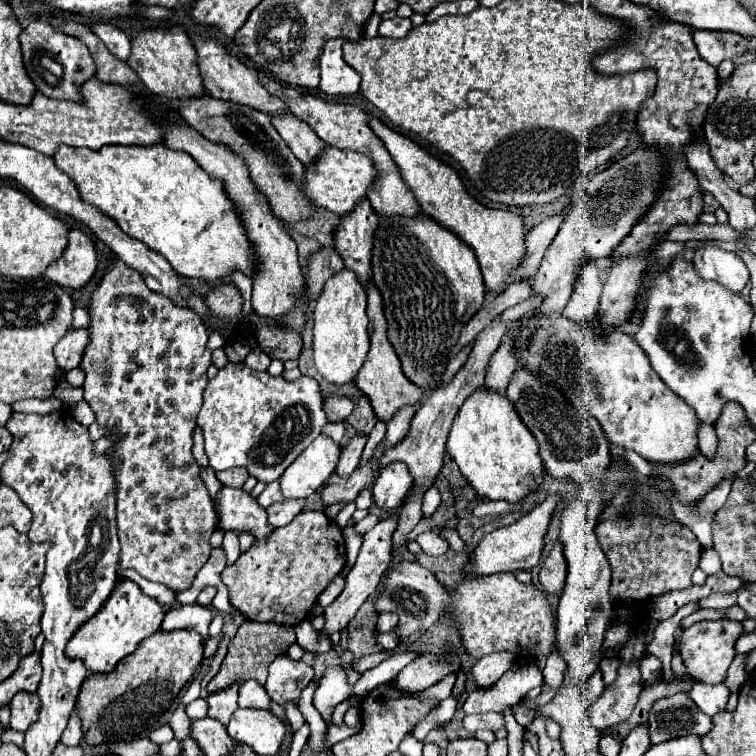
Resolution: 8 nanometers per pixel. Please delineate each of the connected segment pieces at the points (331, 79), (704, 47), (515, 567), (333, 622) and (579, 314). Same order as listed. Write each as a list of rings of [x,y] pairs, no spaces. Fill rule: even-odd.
[[[345,37],[329,39],[321,55],[321,91],[329,97],[353,95],[359,89],[361,75],[343,61]]]
[[[693,31],[693,41],[699,49],[699,55],[713,67],[723,59],[741,63],[751,51],[741,35],[729,31]]]
[[[561,493],[549,495],[539,507],[535,507],[531,513],[523,515],[509,527],[501,527],[481,539],[481,543],[475,547],[475,565],[467,565],[467,573],[475,575],[493,575],[501,571],[531,571],[541,561],[541,551],[545,547],[545,535],[551,523],[551,517],[557,509],[557,503],[561,501]]]
[[[387,517],[387,519],[379,521],[371,531],[367,531],[363,535],[363,547],[361,547],[361,551],[357,555],[355,565],[351,567],[349,575],[345,577],[343,593],[331,605],[325,607],[325,613],[323,613],[325,615],[325,627],[323,627],[323,631],[319,631],[319,635],[329,635],[331,637],[335,631],[345,629],[349,625],[349,621],[355,617],[357,609],[367,601],[367,597],[371,593],[375,593],[381,575],[385,573],[385,569],[391,563],[391,545],[393,545],[391,537],[393,537],[395,529],[397,529],[397,519],[395,517]]]
[[[591,261],[591,265],[585,265],[577,277],[575,283],[575,291],[571,301],[567,303],[567,307],[561,311],[563,317],[573,319],[581,325],[591,325],[593,327],[593,315],[595,315],[595,305],[599,301],[601,295],[601,279],[597,275],[595,263]]]

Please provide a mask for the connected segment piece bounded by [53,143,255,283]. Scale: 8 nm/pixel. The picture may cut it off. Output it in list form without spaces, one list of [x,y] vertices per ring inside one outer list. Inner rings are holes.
[[[61,143],[53,155],[55,165],[63,169],[79,191],[79,197],[97,207],[107,217],[115,219],[117,225],[129,235],[143,241],[149,249],[161,253],[171,267],[185,277],[193,277],[199,281],[217,281],[229,275],[233,269],[243,271],[245,275],[253,275],[253,251],[251,243],[245,237],[245,229],[231,205],[229,197],[223,191],[223,183],[219,179],[211,179],[197,161],[183,153],[171,151],[163,143],[159,145],[103,145],[99,151],[69,147]]]

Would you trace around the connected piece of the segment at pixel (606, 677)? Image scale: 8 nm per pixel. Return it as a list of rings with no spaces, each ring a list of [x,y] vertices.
[[[609,657],[609,659],[603,659],[599,663],[601,671],[603,671],[603,681],[605,683],[611,683],[611,679],[615,679],[615,669],[617,669],[617,657]]]

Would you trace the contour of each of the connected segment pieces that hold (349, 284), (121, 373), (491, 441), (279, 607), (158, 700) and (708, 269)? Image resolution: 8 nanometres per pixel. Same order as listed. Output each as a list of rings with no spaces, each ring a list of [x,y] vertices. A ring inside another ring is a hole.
[[[349,269],[343,273],[337,273],[337,277],[331,277],[327,281],[317,305],[315,305],[315,325],[313,325],[313,359],[317,371],[323,375],[323,379],[345,385],[355,379],[359,373],[367,351],[369,351],[369,335],[367,335],[367,297],[363,285],[357,281],[357,275]]]
[[[115,261],[105,277],[101,279],[97,291],[91,295],[91,305],[89,305],[89,313],[91,313],[91,325],[89,325],[89,333],[91,333],[91,343],[85,349],[83,361],[81,361],[81,369],[85,371],[85,383],[83,383],[83,391],[85,391],[85,401],[89,403],[89,407],[95,411],[97,423],[105,425],[105,437],[113,439],[111,445],[111,455],[115,457],[115,463],[111,469],[115,469],[115,483],[117,483],[117,527],[119,527],[119,541],[121,541],[121,553],[119,553],[119,569],[127,571],[133,569],[137,571],[141,577],[149,579],[149,581],[157,581],[167,585],[171,591],[181,593],[187,591],[197,575],[197,571],[203,567],[203,563],[209,557],[211,551],[211,535],[217,529],[217,515],[213,509],[213,501],[209,497],[207,487],[203,485],[203,481],[199,481],[199,465],[191,455],[191,433],[197,425],[197,413],[201,409],[203,403],[203,391],[207,385],[207,367],[211,365],[211,351],[207,349],[207,331],[205,325],[201,321],[201,317],[189,309],[189,307],[179,307],[175,303],[171,303],[165,295],[159,295],[155,291],[151,291],[143,277],[139,273],[135,273],[133,269],[127,269],[127,265],[123,265],[123,261]]]
[[[479,387],[461,405],[447,437],[447,453],[459,465],[461,475],[473,485],[477,495],[487,499],[519,501],[537,491],[543,461],[535,437],[523,425],[515,405],[495,389]]]
[[[305,511],[299,513],[289,525],[273,529],[267,537],[255,541],[249,551],[241,553],[233,565],[221,571],[221,581],[229,589],[229,601],[239,611],[243,611],[249,621],[275,621],[283,625],[297,625],[309,615],[319,593],[343,567],[345,567],[343,531],[323,511]]]
[[[159,631],[147,637],[147,641],[143,641],[143,645],[135,649],[135,653],[131,653],[129,657],[123,657],[123,661],[119,661],[117,669],[113,669],[111,673],[89,675],[83,681],[81,691],[77,695],[77,703],[75,703],[75,711],[81,719],[87,745],[91,747],[101,745],[101,743],[113,745],[113,743],[121,743],[121,741],[129,741],[137,737],[149,737],[155,729],[169,723],[169,717],[175,711],[175,703],[179,699],[179,691],[197,671],[201,657],[203,657],[203,637],[199,633],[195,631],[161,633]]]
[[[715,241],[695,249],[693,265],[703,279],[719,281],[731,293],[739,293],[749,281],[749,273],[743,261],[739,261],[735,253],[717,247]]]

